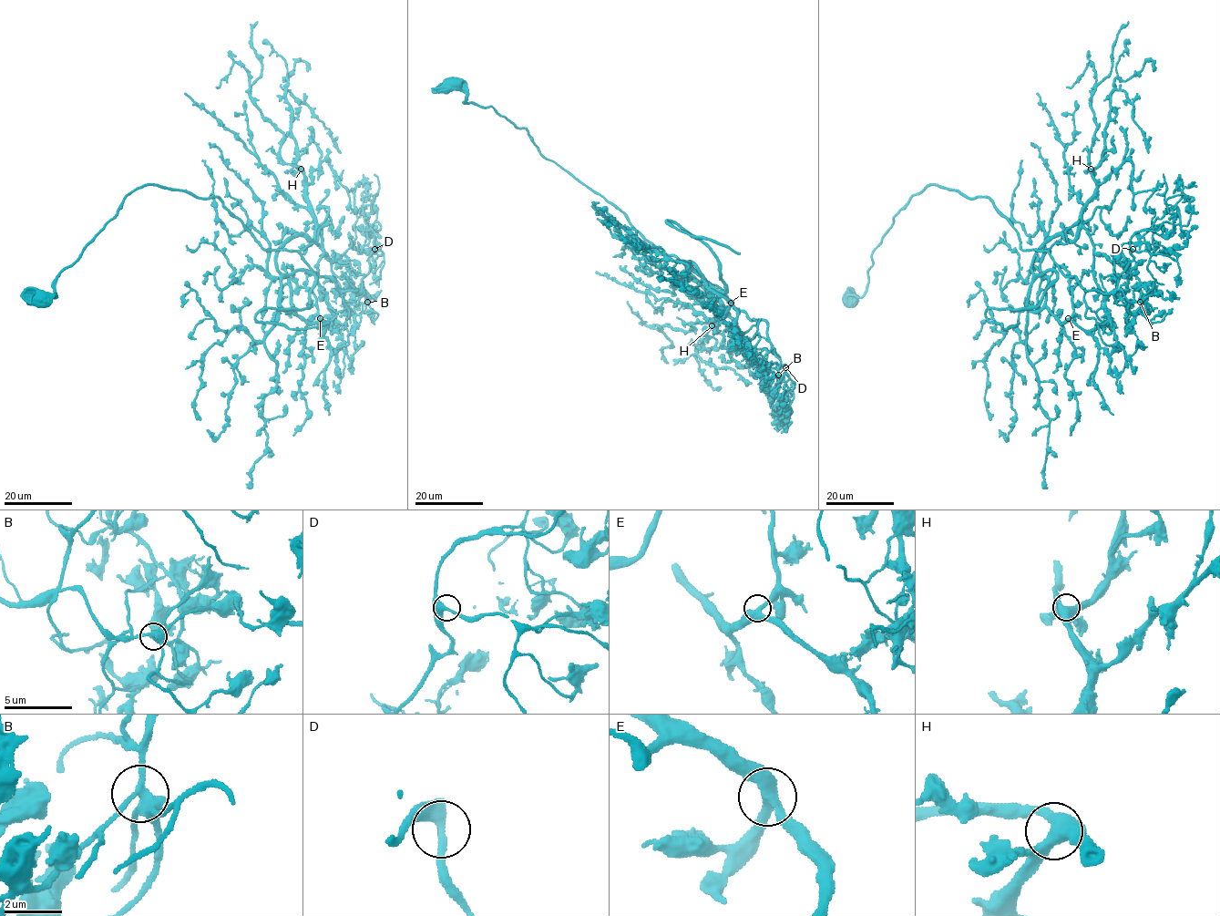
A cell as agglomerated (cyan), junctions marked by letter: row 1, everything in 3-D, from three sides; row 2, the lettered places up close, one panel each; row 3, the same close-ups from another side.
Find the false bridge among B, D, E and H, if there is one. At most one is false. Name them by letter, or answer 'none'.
B

